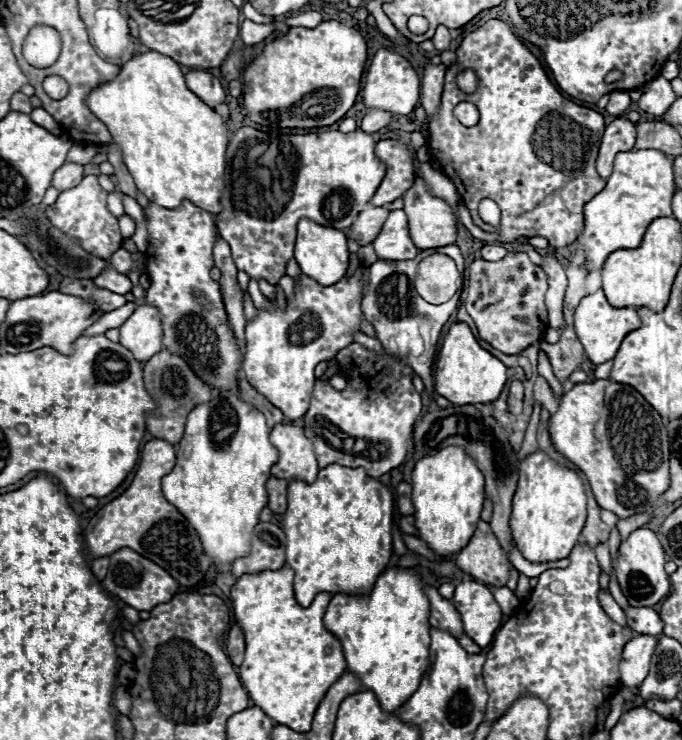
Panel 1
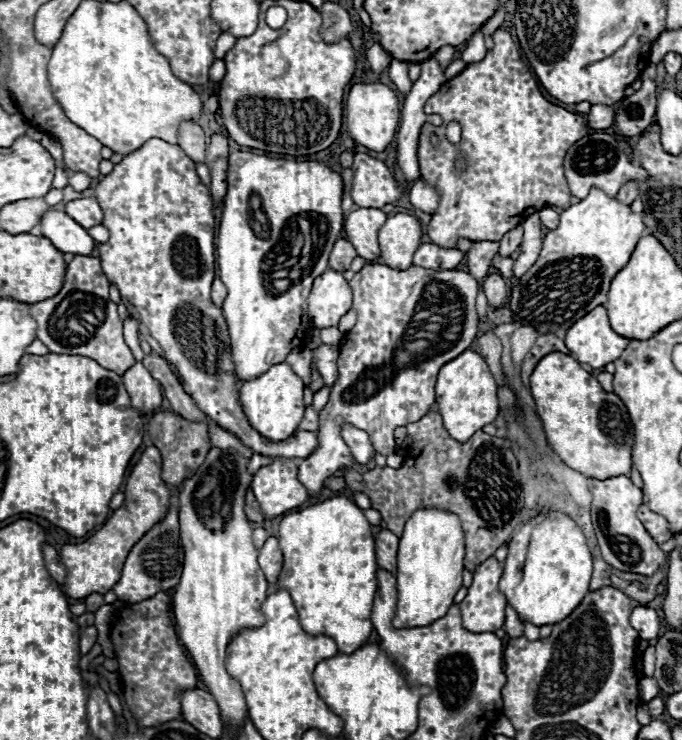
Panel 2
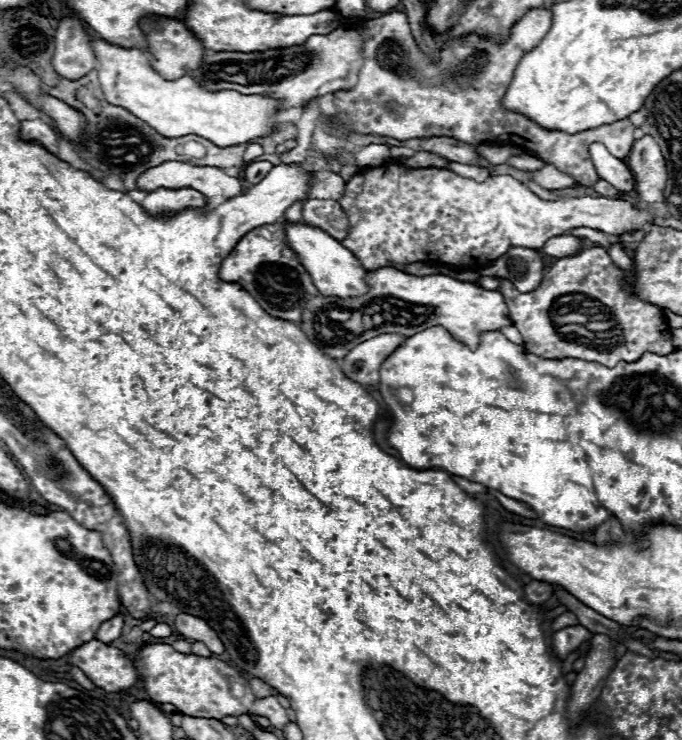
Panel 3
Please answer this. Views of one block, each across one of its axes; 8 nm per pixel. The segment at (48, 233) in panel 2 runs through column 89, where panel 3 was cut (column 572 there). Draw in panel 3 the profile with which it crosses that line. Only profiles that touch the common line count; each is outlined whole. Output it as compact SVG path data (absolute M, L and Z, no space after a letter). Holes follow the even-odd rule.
M560 234L556 238L550 238L542 248L542 256L554 256L554 258L568 258L568 254L576 254L584 248L584 238L576 238L572 234Z

